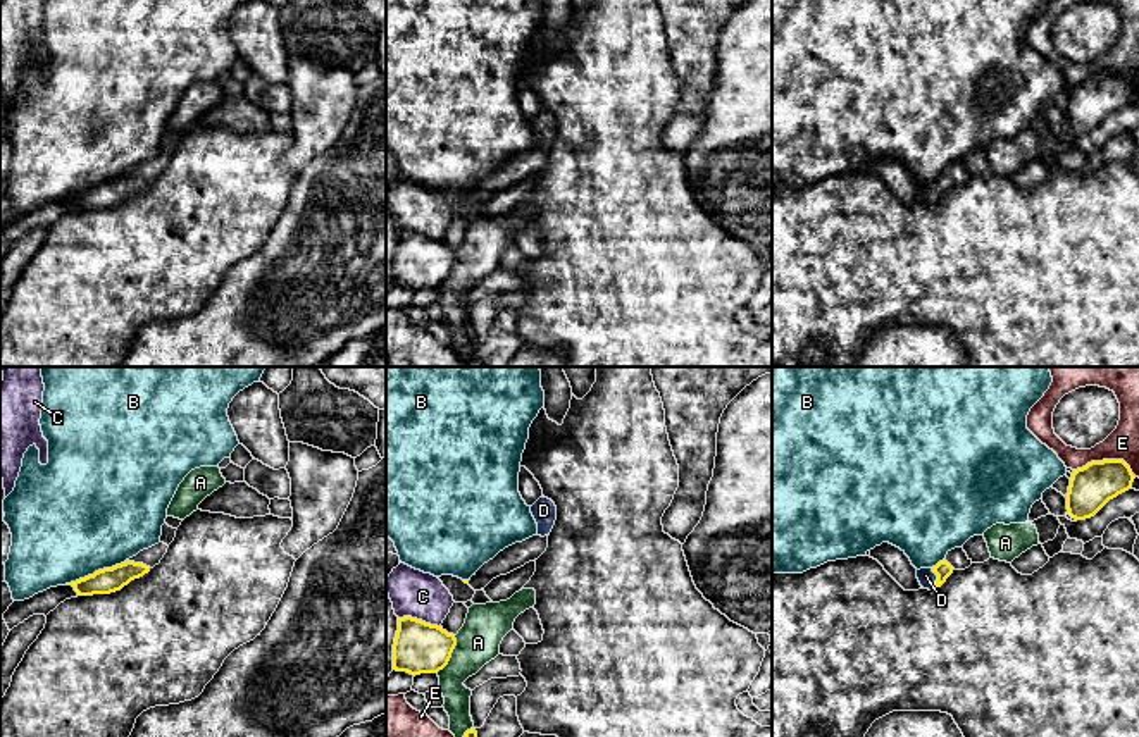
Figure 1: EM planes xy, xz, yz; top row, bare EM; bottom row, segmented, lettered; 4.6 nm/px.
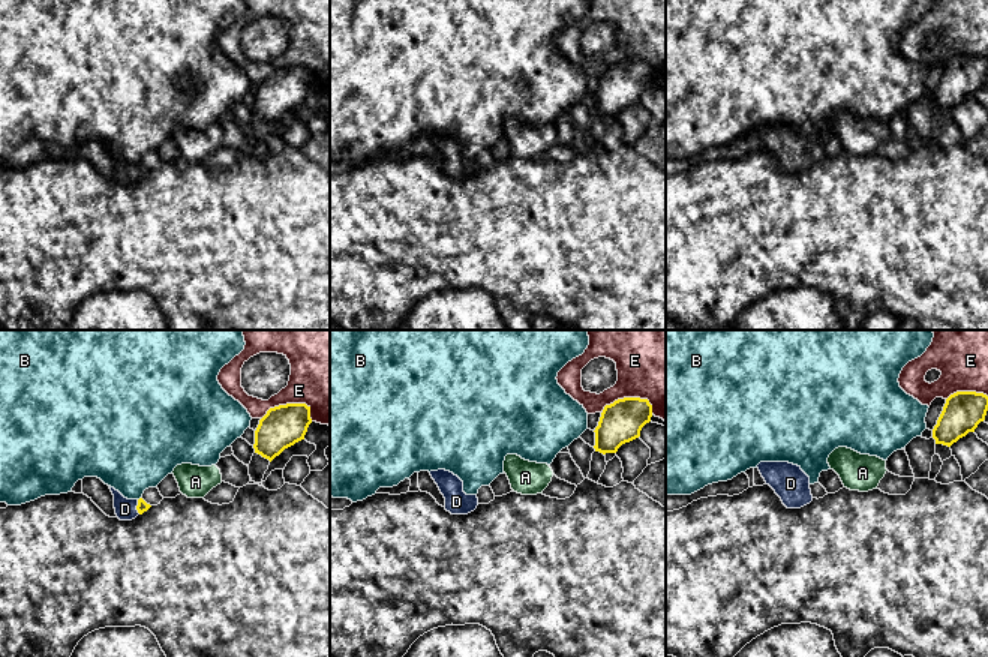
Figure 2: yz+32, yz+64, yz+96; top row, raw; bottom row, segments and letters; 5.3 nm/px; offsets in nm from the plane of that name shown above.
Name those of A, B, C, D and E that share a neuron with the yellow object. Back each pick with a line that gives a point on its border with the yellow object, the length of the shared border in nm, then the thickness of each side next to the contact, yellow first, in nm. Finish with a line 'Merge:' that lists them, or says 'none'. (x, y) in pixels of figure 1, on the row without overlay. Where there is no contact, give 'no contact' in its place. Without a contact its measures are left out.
D: yz (938, 193) | 100 nm | 80/80 nm
Merge: D

